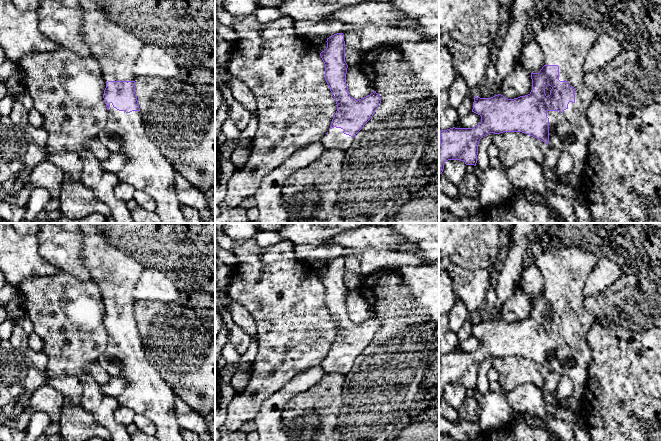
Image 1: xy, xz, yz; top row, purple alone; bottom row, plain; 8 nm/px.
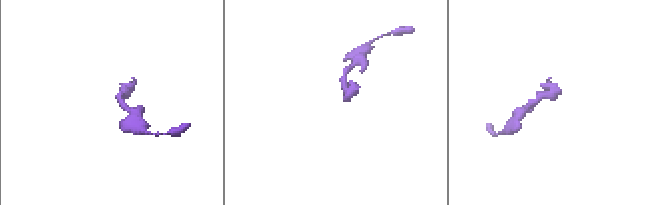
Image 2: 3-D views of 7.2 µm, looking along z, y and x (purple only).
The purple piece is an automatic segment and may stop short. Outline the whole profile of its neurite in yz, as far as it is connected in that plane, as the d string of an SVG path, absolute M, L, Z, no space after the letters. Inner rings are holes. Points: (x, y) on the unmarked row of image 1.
M575 245L536 253L535 265L542 274L544 290L538 297L531 297L531 316L514 323L507 323L501 318L491 322L475 320L472 336L481 340L481 346L473 352L453 351L440 355L439 399L448 384L461 384L466 389L476 390L478 369L483 360L522 356L545 366L549 372L570 378L574 390L569 397L581 401L587 389L588 369L592 361L588 333L595 321L595 316L584 305L584 287L601 258L600 253Z

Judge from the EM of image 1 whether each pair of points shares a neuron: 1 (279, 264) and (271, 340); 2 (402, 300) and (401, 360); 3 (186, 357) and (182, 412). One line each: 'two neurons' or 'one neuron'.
1: one neuron
2: one neuron
3: two neurons

